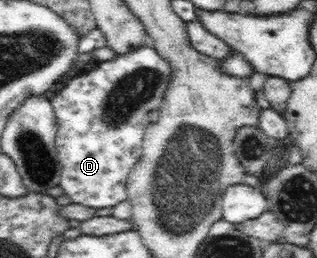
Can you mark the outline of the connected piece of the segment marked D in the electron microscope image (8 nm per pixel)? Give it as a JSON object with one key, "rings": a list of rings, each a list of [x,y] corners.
{"rings":[[[141,46],[113,61],[102,61],[92,70],[72,77],[58,89],[51,103],[56,115],[56,151],[62,168],[60,187],[72,204],[108,212],[116,204],[127,201],[127,181],[132,168],[138,163],[144,144],[144,133],[149,124],[148,112],[156,110],[164,98],[170,82],[172,66],[158,55],[154,47]]]}

